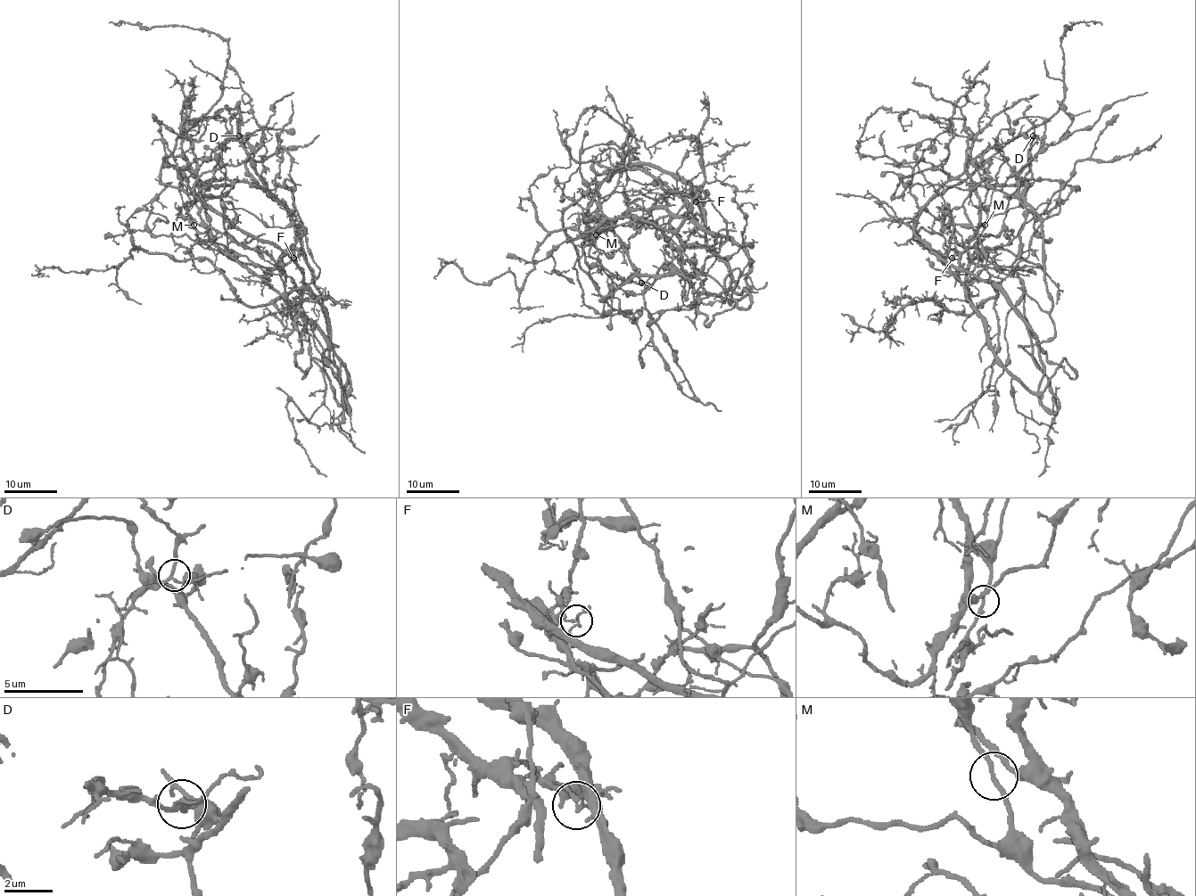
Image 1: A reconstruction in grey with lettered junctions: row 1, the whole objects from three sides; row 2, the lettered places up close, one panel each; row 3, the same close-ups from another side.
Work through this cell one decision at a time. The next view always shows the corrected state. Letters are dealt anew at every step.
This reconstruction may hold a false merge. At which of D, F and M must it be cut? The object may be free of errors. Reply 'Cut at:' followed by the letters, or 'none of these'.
Cut at: F

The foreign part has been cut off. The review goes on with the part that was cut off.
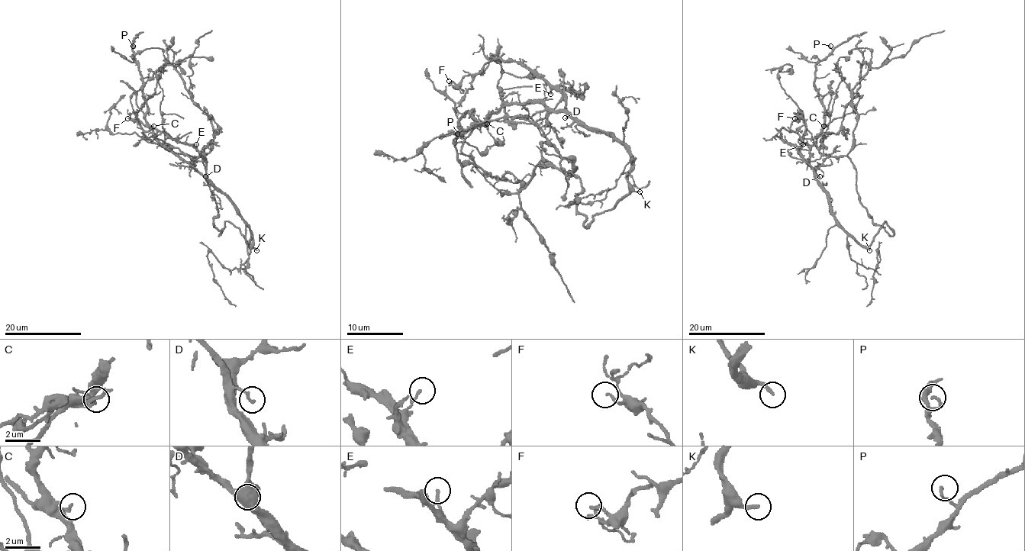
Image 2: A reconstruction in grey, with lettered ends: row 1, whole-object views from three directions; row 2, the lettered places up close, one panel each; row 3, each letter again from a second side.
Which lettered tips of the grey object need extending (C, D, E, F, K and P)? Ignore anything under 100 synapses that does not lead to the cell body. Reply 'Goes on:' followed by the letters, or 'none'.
Goes on: K

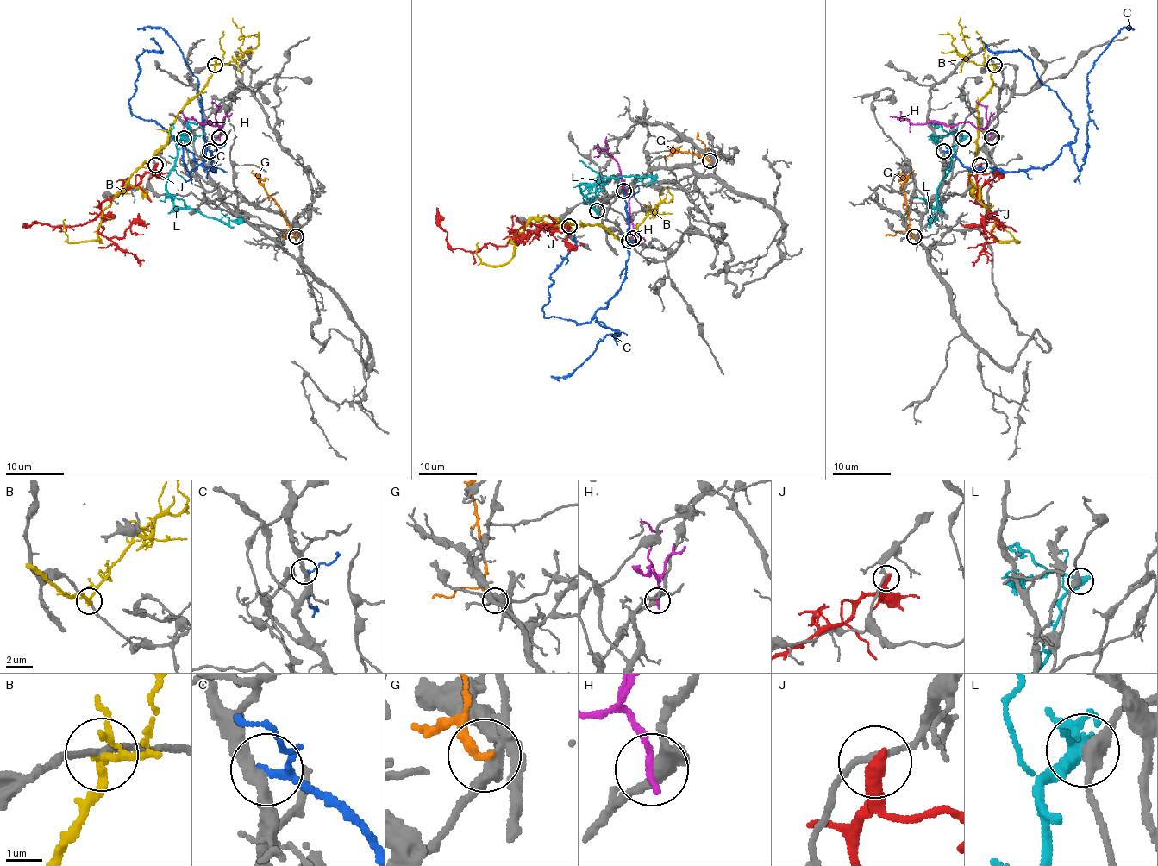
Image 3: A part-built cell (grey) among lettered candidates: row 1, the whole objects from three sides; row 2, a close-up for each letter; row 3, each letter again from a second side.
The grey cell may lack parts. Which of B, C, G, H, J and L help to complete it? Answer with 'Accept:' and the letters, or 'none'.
Accept: none

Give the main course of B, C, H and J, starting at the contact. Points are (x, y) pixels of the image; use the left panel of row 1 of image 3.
B: (215, 64), (202, 89), (177, 114), (168, 141), (103, 214), (99, 241), (69, 243), (65, 219)
C: (209, 151), (215, 171), (181, 145), (185, 168), (191, 171), (205, 149), (197, 78), (161, 28), (137, 29)
H: (220, 137), (216, 122), (215, 126), (187, 118), (180, 132)
J: (155, 166), (134, 185), (128, 185), (101, 204), (101, 212), (90, 221), (73, 225), (36, 222), (25, 225)

